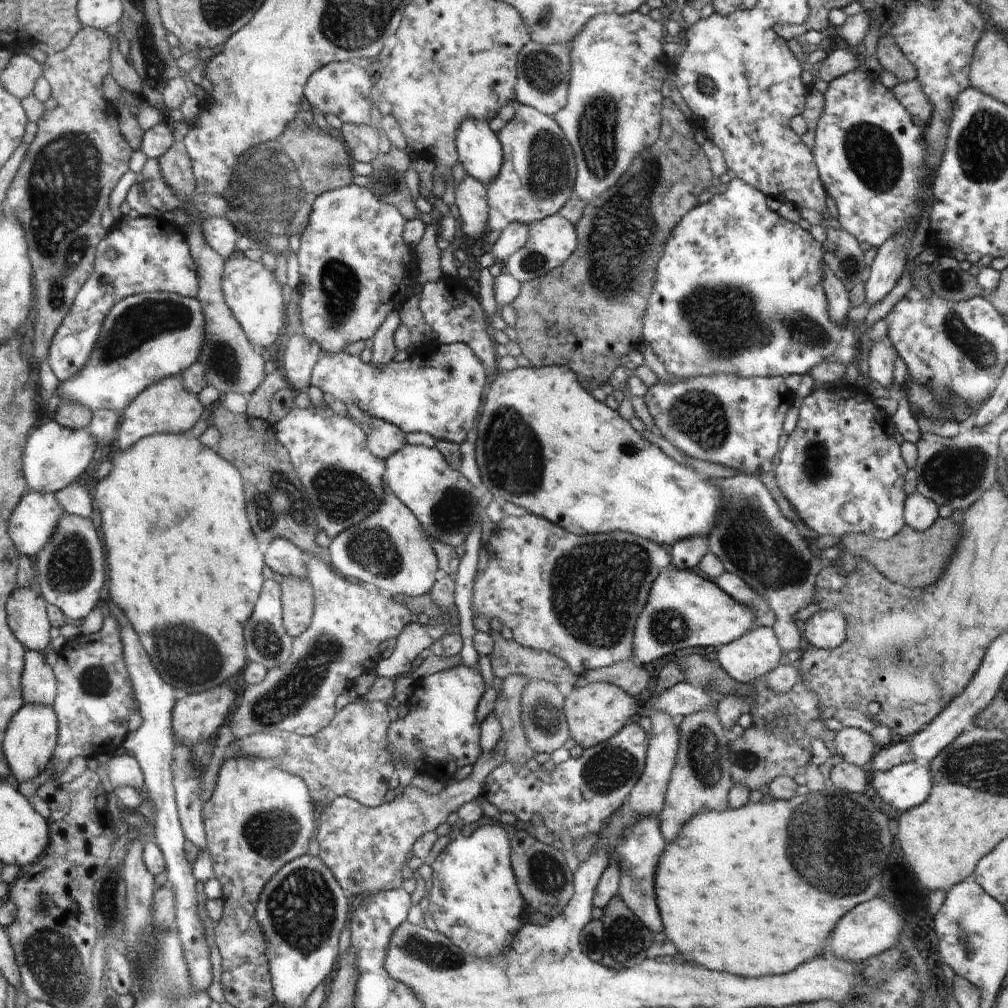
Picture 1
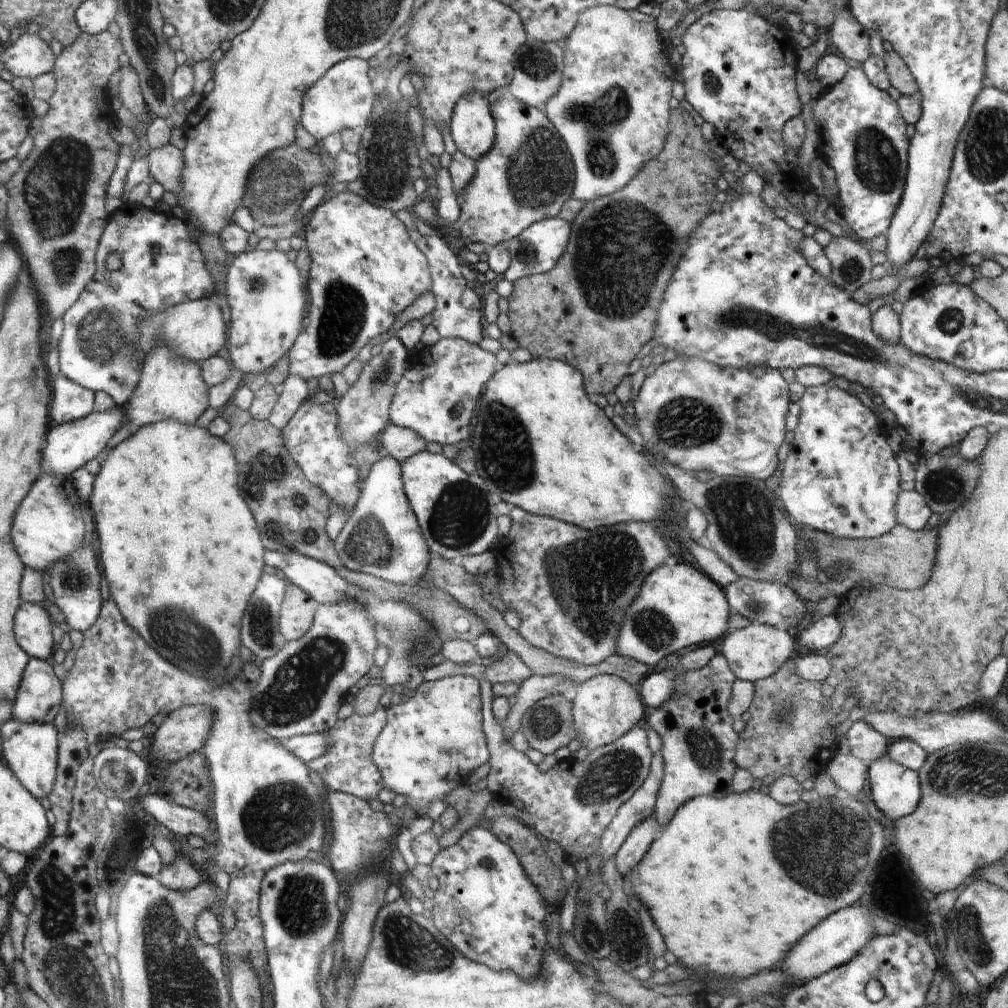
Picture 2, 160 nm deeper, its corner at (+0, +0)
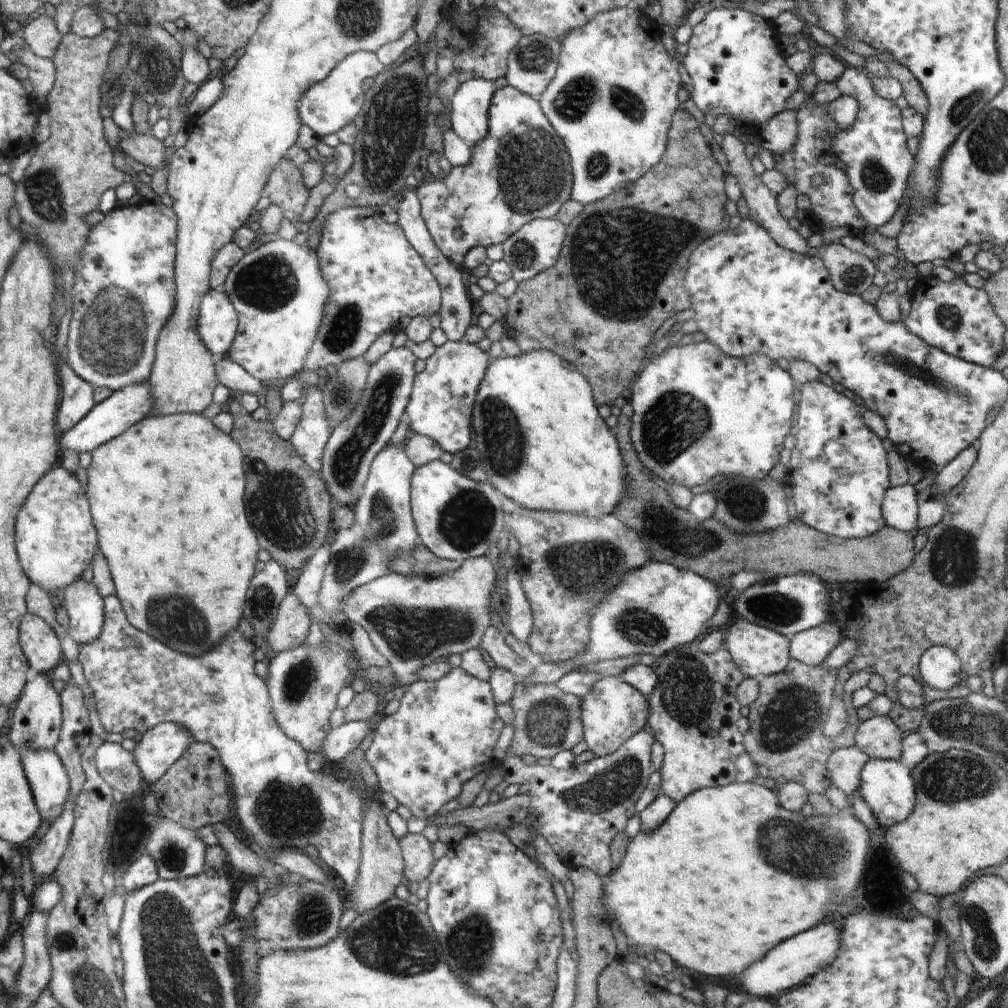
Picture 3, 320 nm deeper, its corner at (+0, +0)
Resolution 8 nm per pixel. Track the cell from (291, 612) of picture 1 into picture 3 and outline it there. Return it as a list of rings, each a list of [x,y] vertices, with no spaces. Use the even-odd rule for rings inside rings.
[[[290,588],[280,601],[275,621],[268,628],[261,642],[257,642],[256,658],[270,662],[270,658],[305,644],[310,628],[310,616],[303,602]]]

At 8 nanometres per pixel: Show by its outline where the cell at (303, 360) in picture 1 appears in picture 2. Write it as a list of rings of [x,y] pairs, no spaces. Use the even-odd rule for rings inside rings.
[[[290,375],[280,385],[276,404],[268,420],[281,431],[290,422],[297,408],[307,399],[308,388],[302,378]]]

